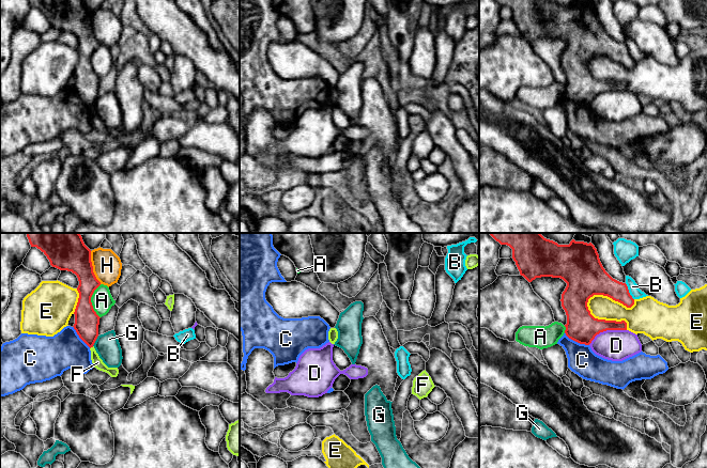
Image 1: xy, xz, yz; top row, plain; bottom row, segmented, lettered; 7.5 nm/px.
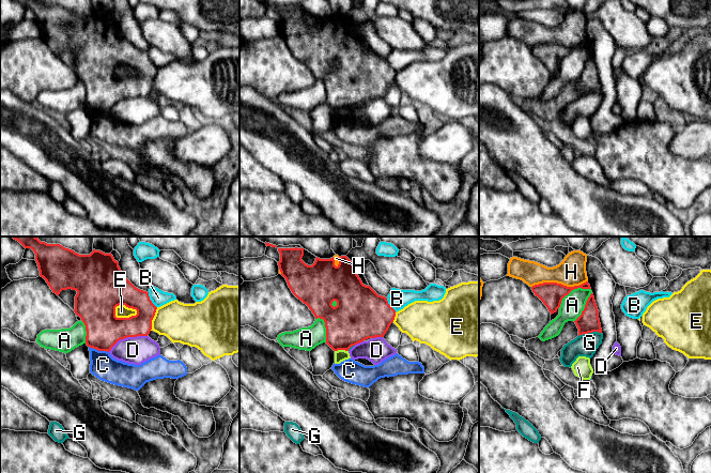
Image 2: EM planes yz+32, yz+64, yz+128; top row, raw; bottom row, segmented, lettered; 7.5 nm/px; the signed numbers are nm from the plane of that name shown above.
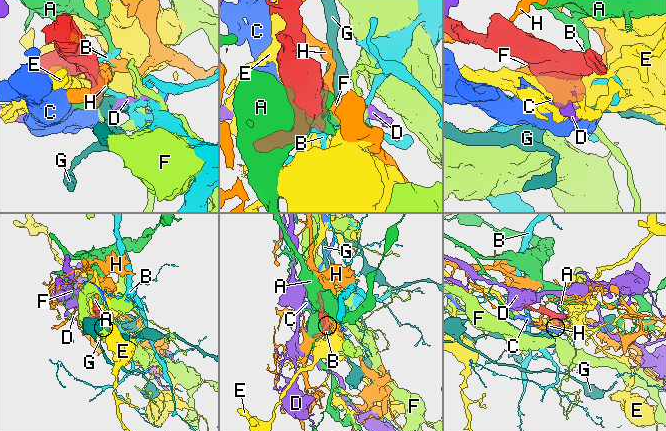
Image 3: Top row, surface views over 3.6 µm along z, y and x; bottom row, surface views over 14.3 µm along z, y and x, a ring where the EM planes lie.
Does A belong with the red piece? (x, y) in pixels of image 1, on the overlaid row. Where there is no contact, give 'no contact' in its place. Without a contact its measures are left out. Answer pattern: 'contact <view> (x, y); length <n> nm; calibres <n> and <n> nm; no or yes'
contact xy (90, 301); length 260 nm; calibres 180 and 160 nm; no

